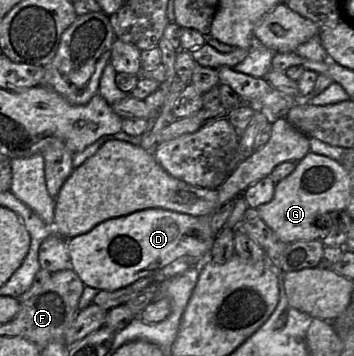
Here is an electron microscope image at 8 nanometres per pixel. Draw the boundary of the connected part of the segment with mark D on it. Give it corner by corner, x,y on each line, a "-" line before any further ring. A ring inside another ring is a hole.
148,208
105,220
90,231
67,239
70,268
85,286
114,291
156,272
182,257
208,259
217,235
211,229
212,214
192,216
162,208

